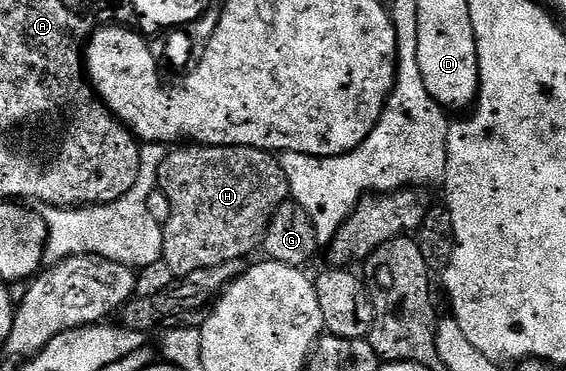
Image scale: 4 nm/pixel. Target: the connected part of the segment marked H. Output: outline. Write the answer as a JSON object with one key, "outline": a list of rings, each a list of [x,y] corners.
{"outline":[[[186,143],[181,147],[174,147],[167,152],[164,163],[158,172],[157,188],[161,189],[171,203],[171,215],[166,224],[162,225],[162,260],[168,267],[172,267],[175,278],[188,275],[192,271],[200,271],[204,267],[216,267],[220,263],[229,261],[239,261],[249,258],[249,253],[253,249],[257,250],[261,246],[264,235],[268,231],[268,223],[272,215],[290,197],[290,184],[282,170],[282,162],[273,152],[257,149],[256,147],[244,147],[243,145],[199,145],[197,143]]]}

